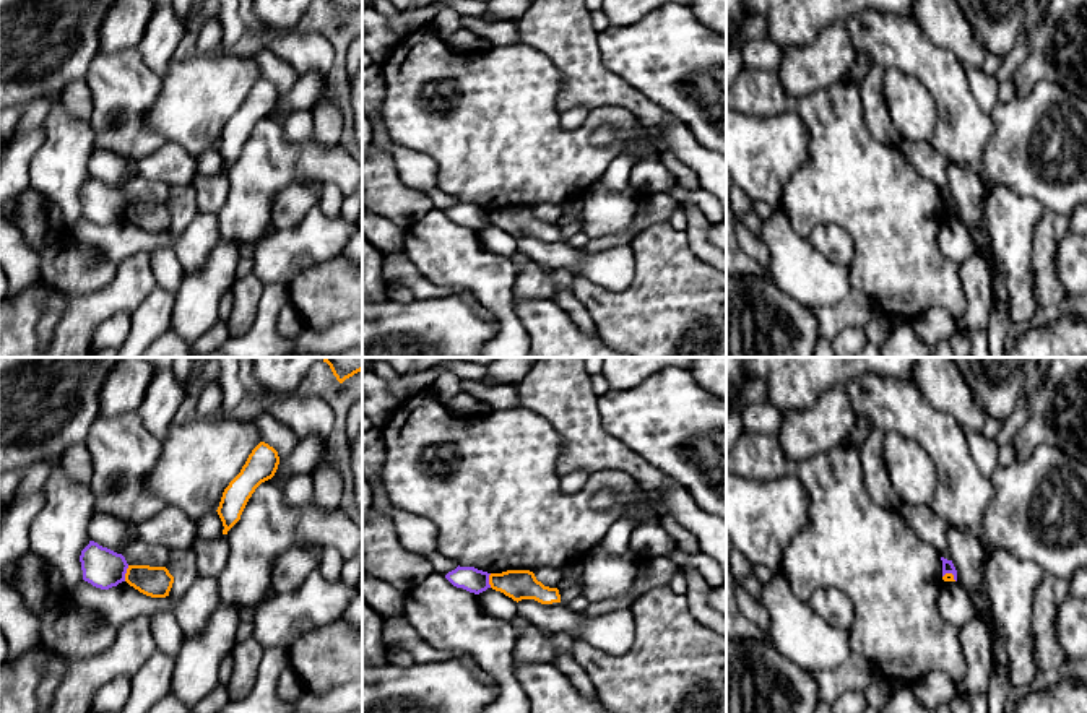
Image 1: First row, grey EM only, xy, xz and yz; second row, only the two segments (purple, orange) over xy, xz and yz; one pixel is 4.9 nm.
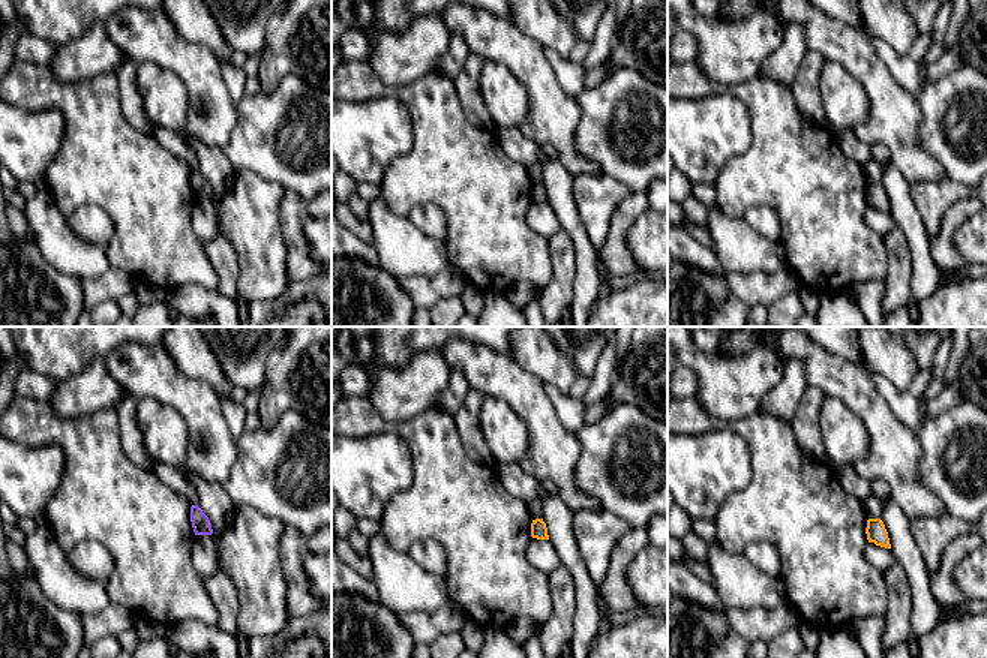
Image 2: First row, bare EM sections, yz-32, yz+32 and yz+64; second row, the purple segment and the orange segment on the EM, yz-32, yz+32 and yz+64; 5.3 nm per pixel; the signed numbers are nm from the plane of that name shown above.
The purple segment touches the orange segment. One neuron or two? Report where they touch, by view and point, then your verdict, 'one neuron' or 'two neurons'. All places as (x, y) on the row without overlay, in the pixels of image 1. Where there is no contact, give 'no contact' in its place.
meets purple in xy at (125, 208); two neurons

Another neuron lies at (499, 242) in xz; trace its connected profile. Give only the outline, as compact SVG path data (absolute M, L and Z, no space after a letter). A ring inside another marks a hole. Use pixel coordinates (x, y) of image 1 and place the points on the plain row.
M487 224L486 227L478 231L483 245L492 253L500 255L507 260L512 260L512 257L517 252L517 237L505 232L500 227L496 227L492 224Z

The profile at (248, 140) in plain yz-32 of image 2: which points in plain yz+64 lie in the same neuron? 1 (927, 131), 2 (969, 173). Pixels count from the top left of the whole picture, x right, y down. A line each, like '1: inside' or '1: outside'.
1: inside
2: inside

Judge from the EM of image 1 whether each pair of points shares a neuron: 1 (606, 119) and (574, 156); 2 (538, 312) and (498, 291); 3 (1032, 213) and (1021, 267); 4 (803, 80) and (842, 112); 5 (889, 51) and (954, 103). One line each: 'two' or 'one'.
1: one
2: two
3: one
4: two
5: one

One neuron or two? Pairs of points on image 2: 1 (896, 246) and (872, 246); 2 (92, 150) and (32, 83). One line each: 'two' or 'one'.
1: two
2: one

